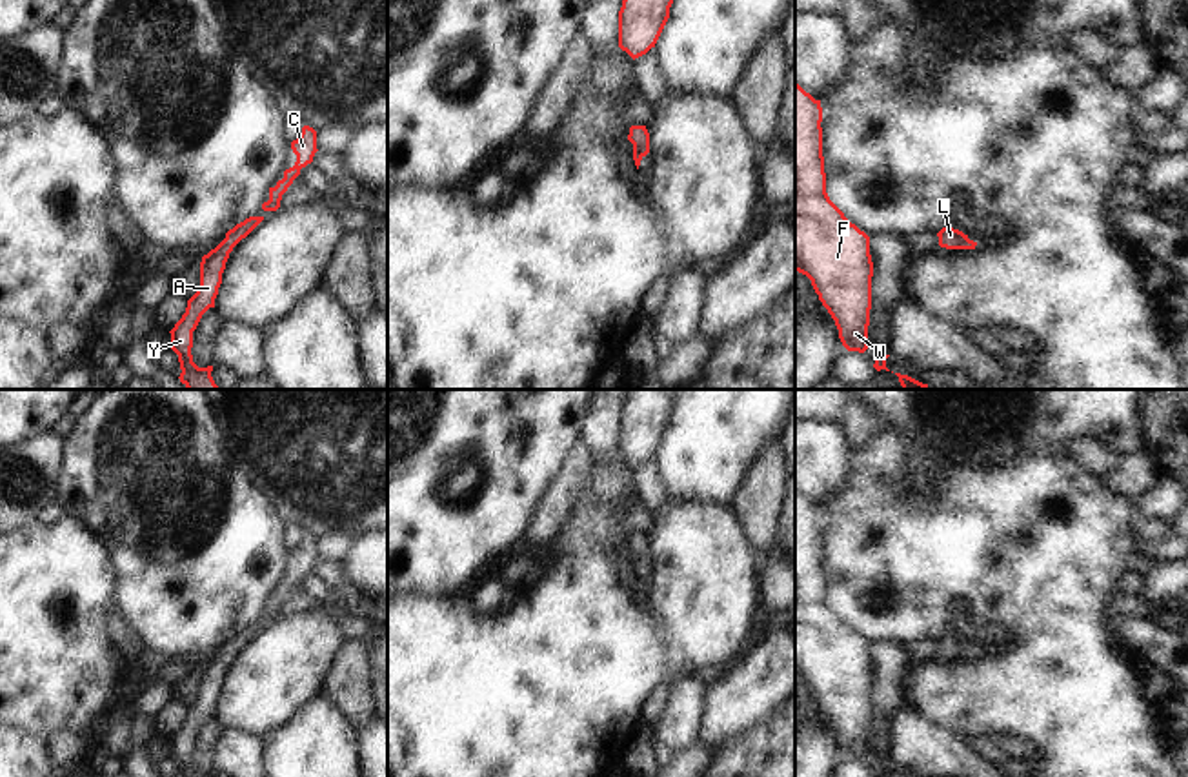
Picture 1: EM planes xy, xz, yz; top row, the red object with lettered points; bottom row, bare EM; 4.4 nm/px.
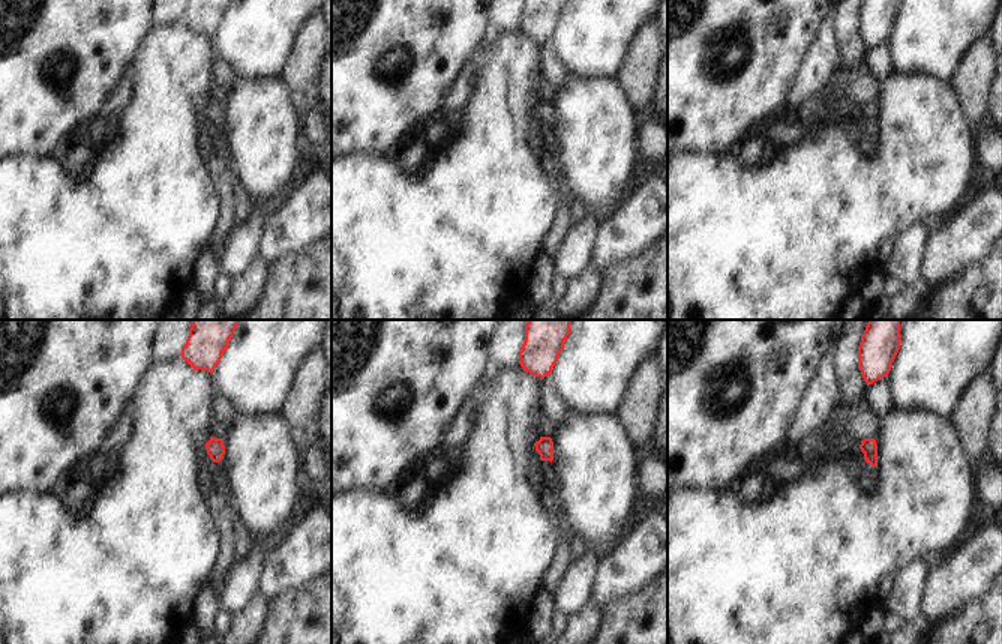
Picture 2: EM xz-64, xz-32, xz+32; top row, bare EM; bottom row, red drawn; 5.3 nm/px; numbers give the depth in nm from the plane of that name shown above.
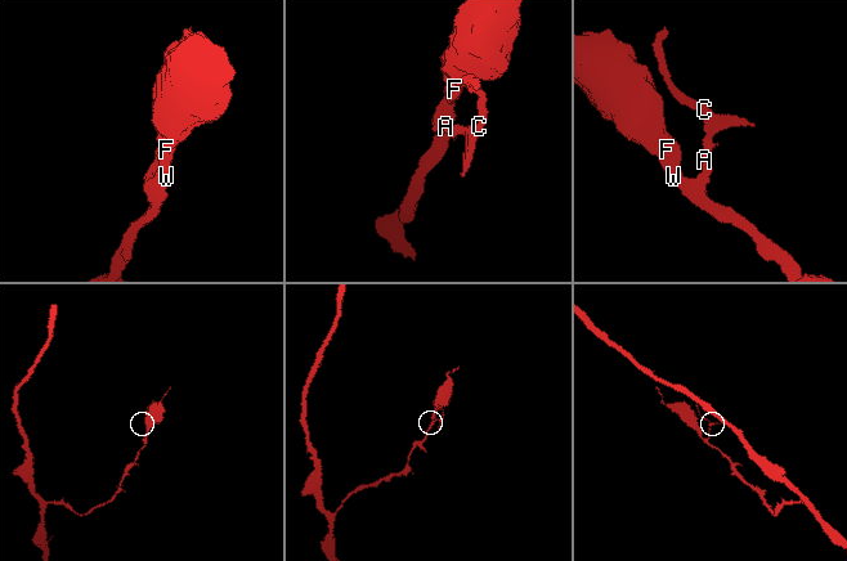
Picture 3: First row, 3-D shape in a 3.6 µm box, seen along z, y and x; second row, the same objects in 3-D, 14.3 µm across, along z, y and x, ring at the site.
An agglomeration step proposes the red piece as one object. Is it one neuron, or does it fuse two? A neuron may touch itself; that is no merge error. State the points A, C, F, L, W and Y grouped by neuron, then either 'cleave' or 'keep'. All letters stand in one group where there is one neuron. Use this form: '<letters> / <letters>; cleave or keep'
A C F L W Y; keep

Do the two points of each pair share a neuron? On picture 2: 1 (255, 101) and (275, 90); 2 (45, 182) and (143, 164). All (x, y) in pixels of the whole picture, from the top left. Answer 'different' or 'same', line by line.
1: same
2: same

